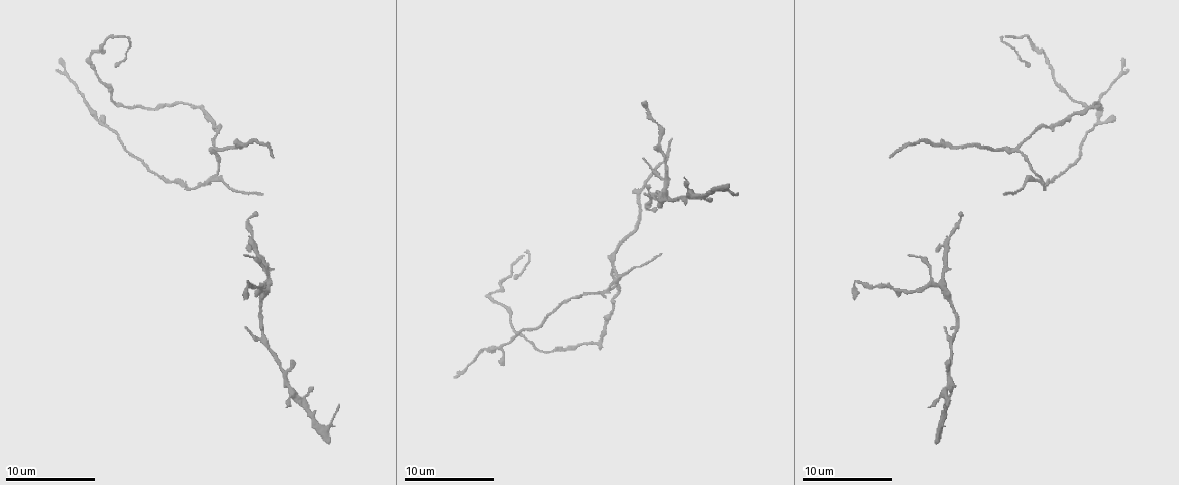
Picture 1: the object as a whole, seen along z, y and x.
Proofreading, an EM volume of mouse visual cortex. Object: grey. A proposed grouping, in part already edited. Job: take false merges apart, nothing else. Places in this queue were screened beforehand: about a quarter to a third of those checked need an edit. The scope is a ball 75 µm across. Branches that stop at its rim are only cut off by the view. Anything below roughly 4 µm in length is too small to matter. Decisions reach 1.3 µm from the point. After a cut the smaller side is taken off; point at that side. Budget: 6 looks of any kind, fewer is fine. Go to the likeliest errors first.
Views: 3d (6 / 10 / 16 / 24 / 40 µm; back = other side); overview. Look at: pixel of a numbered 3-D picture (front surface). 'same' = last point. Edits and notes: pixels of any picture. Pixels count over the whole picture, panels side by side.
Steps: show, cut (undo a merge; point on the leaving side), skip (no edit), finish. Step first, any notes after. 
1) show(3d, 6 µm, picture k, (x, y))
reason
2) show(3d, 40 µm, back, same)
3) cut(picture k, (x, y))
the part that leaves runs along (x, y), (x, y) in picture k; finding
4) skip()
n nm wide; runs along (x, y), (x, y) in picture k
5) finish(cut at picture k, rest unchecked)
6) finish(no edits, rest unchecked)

show(3d, 10 µm, picture 1, (935, 286))
two arms at a narrow angle

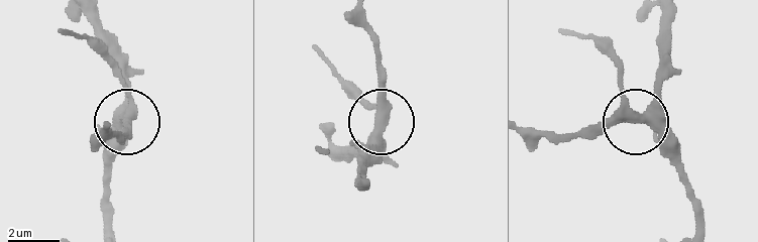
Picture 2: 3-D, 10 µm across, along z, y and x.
skip()
all the same neuron

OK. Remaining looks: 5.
show(3d, 10 µm, picture 1, (1016, 147))
branch point

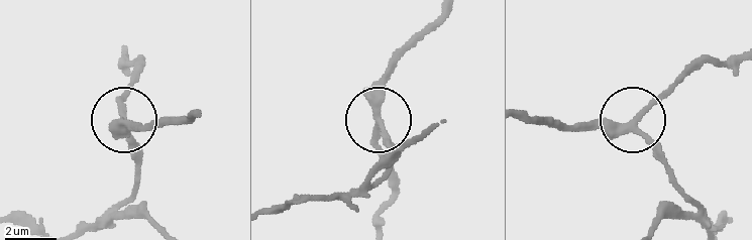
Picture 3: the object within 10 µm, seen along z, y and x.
skip()
3 arms; runs along (674, 185), (672, 167), (635, 124), (589, 122), (565, 128) in picture 3; all the same neuron

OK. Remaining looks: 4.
show(3d, 10 µm, picture 1, (598, 290))
calibre changes

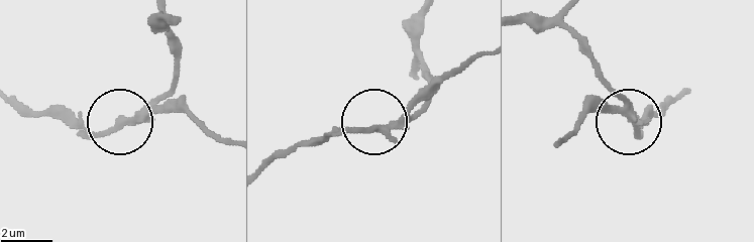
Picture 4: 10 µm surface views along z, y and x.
show(3d, 6 µm, picture 4, (376, 128))

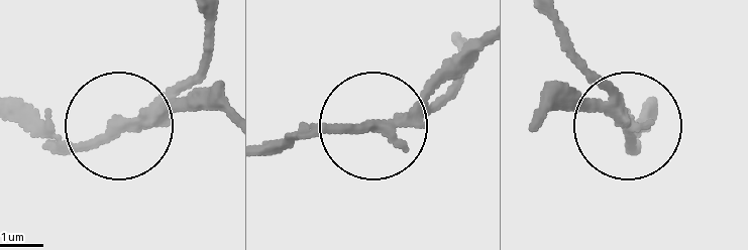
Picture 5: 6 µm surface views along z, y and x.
cut(picture 5, (194, 93))
the part that leaves runs along (153, 112), (229, 112) in picture 5; two neurons meet here

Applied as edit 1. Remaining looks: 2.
finish(cut at picture 5, rest unchecked)

